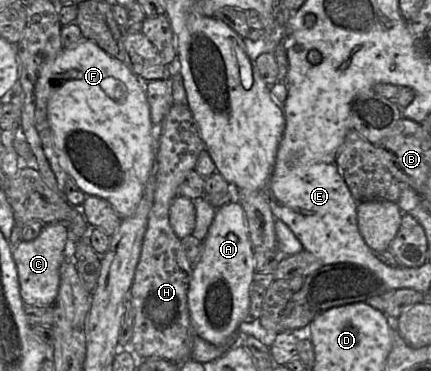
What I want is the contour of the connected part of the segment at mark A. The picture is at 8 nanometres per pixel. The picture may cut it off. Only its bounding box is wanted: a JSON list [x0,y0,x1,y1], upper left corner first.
[187,201,255,345]

